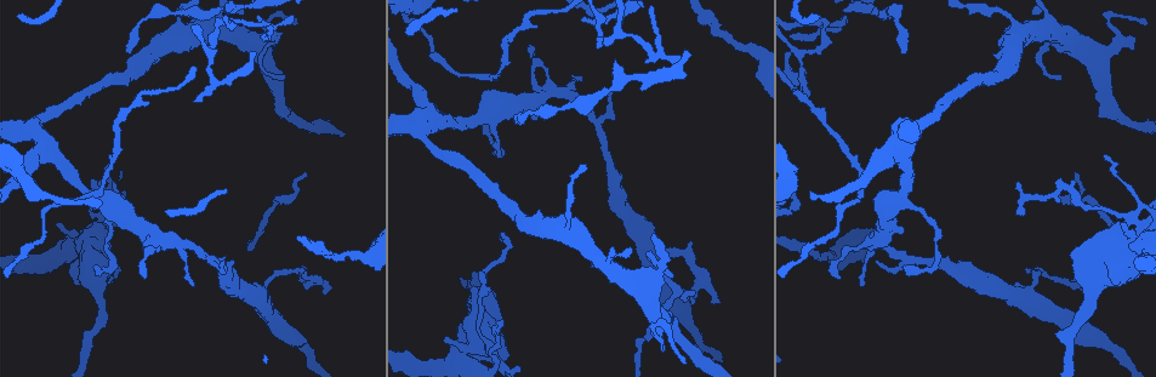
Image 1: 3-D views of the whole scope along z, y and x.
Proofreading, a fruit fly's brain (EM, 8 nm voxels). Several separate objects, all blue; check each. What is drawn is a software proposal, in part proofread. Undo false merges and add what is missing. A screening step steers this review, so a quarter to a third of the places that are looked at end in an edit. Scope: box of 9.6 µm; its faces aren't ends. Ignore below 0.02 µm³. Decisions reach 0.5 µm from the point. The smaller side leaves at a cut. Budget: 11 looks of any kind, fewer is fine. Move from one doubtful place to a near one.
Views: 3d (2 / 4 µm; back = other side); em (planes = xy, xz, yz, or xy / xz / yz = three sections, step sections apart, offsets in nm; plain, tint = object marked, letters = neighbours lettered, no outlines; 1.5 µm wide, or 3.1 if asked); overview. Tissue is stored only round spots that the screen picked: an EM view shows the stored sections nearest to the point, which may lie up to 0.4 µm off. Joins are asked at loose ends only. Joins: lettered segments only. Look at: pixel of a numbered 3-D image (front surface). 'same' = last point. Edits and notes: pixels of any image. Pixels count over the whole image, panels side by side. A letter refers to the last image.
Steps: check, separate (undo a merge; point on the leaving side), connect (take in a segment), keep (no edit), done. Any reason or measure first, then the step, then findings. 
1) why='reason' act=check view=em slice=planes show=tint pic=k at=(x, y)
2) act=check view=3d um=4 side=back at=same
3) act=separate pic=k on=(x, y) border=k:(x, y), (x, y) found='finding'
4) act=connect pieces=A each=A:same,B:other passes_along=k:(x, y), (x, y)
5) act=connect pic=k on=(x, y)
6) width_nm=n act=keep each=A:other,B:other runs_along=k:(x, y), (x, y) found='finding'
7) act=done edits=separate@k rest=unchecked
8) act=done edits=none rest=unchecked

why='calibre changes' act=check view=em slice=xy step=8 show=tint pic=1 at=(834, 257)

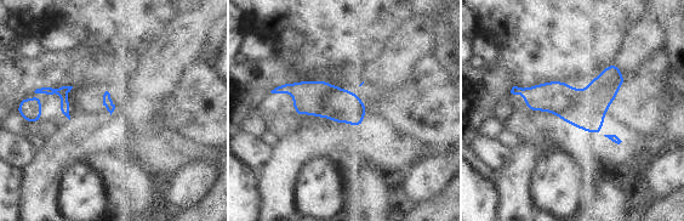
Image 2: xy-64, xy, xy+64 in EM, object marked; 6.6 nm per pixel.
why='another direction' act=check view=em slice=planes show=letters at=same

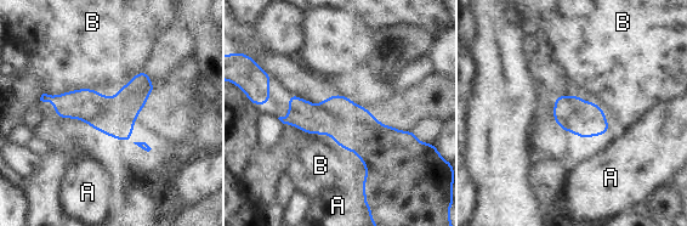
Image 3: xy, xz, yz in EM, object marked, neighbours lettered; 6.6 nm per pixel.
longest_contact=B:700nm act=keep each=A:other,B:other runs_along=3:(284, 119), (410, 139) found='continuous, no second neuron'

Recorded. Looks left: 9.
why='branch point' act=check view=3d um=4 side=back pic=1 at=(486, 113)

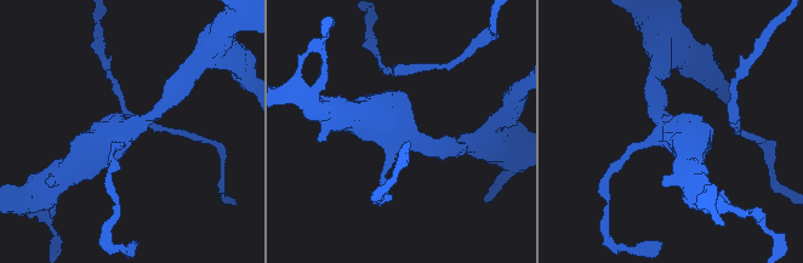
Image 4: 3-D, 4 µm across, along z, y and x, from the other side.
arms=3 why='now the EM' act=check view=em slice=yz step=4 show=tint pic=4 at=(133, 128)

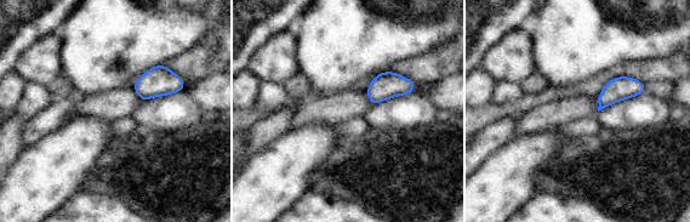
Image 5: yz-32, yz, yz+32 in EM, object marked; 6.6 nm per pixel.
why='another direction' act=check view=em slice=planes show=letters at=same

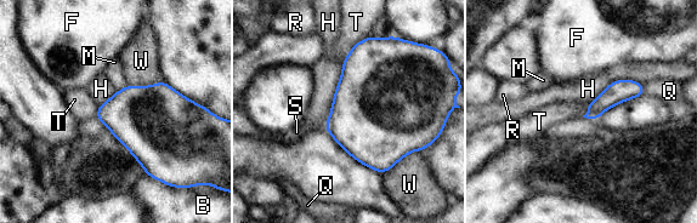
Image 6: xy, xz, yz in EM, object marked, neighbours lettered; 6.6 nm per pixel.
act=keep each=B:other,F:other,H:other,M:other,Q:other,R:other,S:other,T:other,W:other runs_along=6:(640, 87), (613, 93), (589, 115) found='one neuron here'

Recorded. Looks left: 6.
why='an open end' act=check view=3d um=2 pic=1 at=(516, 118)

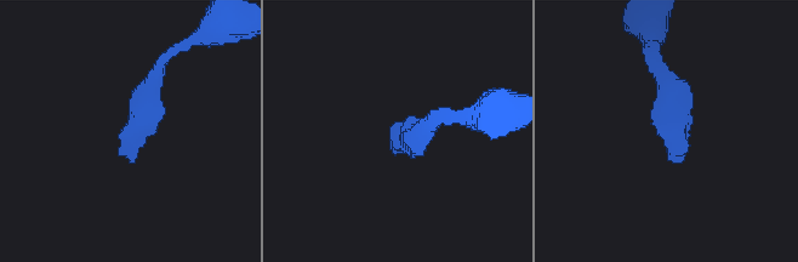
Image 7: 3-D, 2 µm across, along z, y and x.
why='now the EM' act=check view=em slice=xy step=8 show=letters pic=7 at=(676, 162)

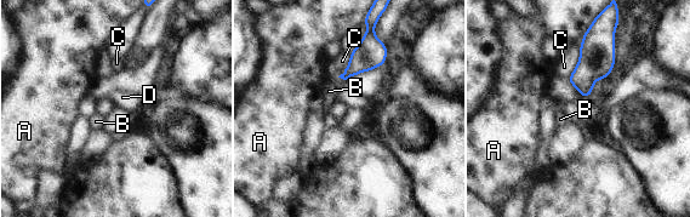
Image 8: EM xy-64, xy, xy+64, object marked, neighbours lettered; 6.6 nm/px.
act=keep each=A:other,B:other,C:other,D:other border=8:(566, 80), (587, 100) found='none of them fits'

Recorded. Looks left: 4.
why='tapers out' act=check view=3d um=4 pic=1 at=(504, 320)

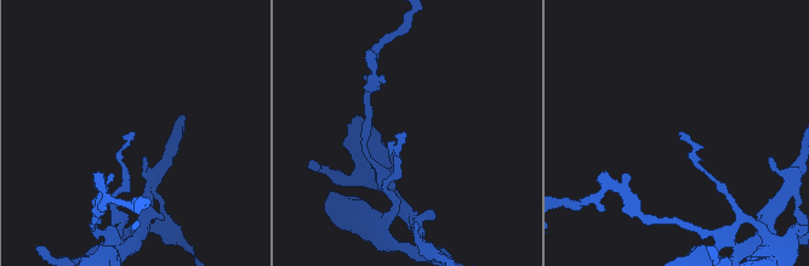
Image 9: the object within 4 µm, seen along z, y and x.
why='need the tissue' act=check view=em slice=planes show=letters pic=9 at=(680, 132)

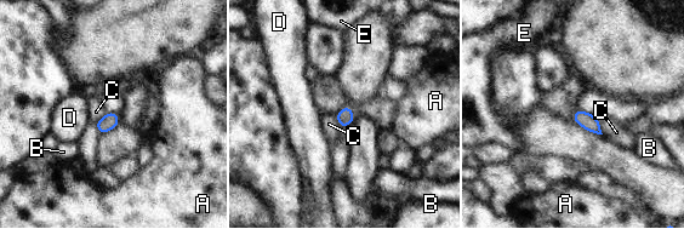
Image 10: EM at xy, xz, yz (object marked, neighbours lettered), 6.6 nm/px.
longest_contact=C:110nm act=keep each=A:other,B:other,C:other,D:other,E:other border=10:(597, 119), (603, 133) found='none of them fits'

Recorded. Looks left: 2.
act=done edits=none rest=unchecked

